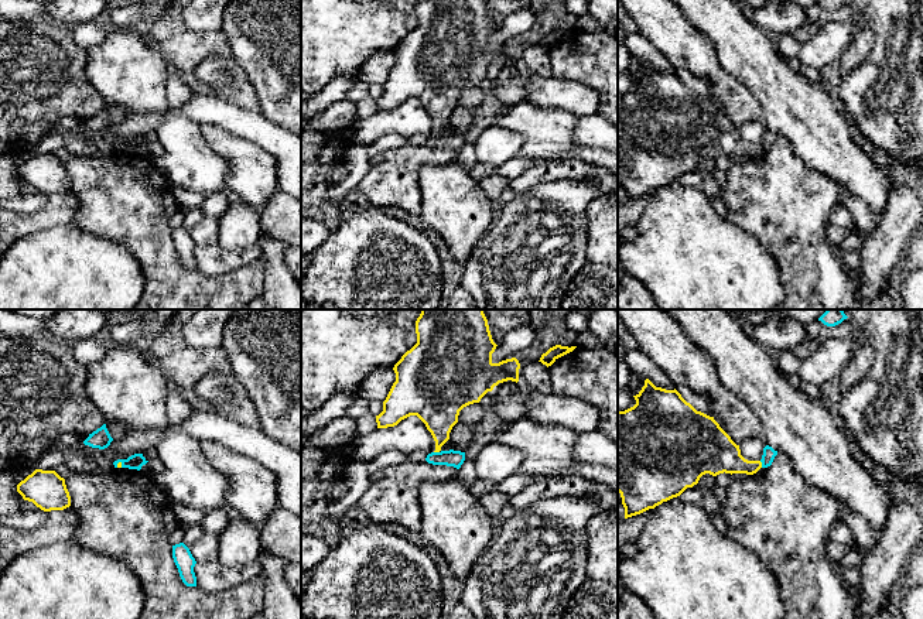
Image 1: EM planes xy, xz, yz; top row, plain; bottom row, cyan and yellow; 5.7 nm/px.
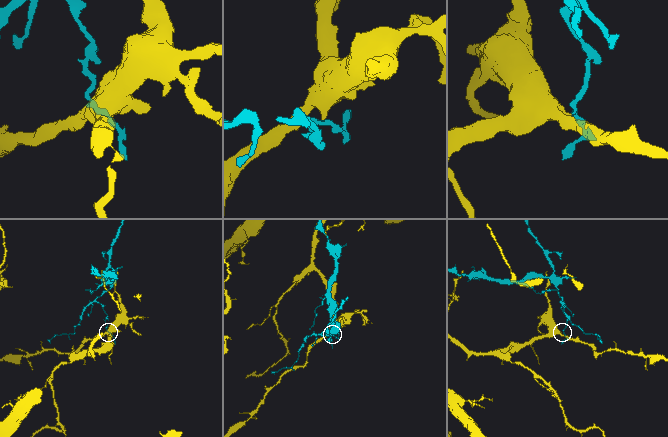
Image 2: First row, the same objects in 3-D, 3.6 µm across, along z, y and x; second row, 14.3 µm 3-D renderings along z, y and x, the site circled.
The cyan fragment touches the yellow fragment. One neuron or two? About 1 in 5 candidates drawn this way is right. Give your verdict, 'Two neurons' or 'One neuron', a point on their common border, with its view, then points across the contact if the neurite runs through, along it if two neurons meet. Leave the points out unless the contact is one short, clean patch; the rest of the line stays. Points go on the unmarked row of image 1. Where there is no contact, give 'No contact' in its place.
Two neurons. Touches cyan at yz (762, 147)

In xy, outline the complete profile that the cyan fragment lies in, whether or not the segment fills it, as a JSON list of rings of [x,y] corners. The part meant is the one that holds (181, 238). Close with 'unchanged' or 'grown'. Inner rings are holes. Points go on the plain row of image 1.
[[[184,228],[172,229],[172,242],[178,252],[180,260],[187,270],[196,270],[194,250],[196,247],[189,232]]]; unchanged

